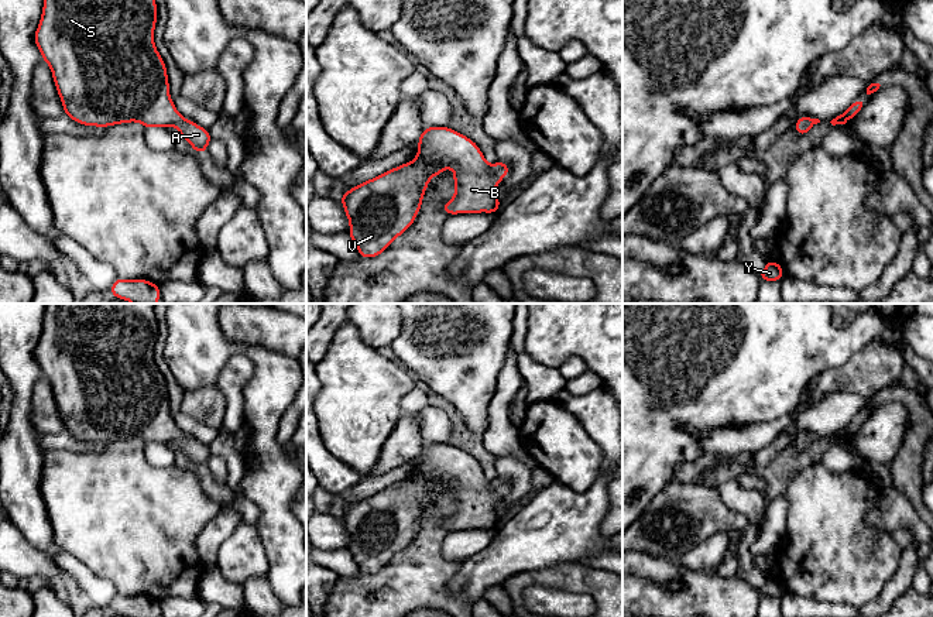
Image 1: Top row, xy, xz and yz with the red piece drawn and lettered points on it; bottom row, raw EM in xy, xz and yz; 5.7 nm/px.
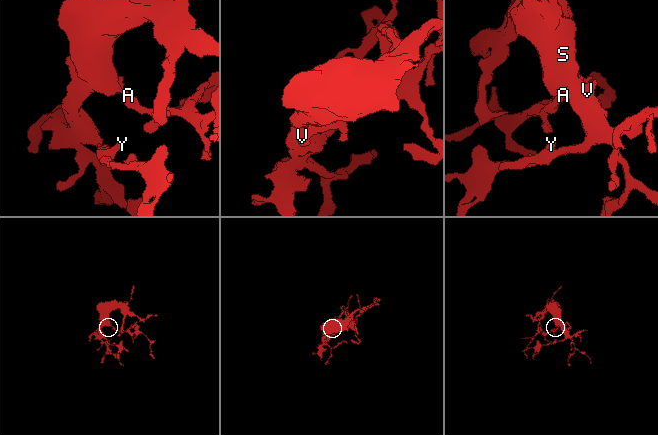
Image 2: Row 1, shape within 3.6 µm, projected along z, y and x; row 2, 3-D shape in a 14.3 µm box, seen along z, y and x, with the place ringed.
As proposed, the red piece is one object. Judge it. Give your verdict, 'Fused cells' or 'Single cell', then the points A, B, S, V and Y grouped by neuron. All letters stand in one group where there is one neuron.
Single cell. Groups: A B S V Y

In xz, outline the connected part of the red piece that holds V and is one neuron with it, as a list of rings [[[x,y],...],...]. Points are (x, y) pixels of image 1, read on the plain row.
[[[425,443],[418,456],[415,476],[340,511],[346,534],[350,538],[347,549],[361,575],[373,575],[383,570],[398,552],[411,544],[421,527],[429,496],[440,491],[449,483],[455,486],[455,513],[442,521],[443,528],[452,532],[457,529],[497,529],[500,527],[500,514],[495,505],[498,498],[510,490],[510,483],[502,477],[497,477],[494,481],[487,480],[478,462],[450,443]]]

